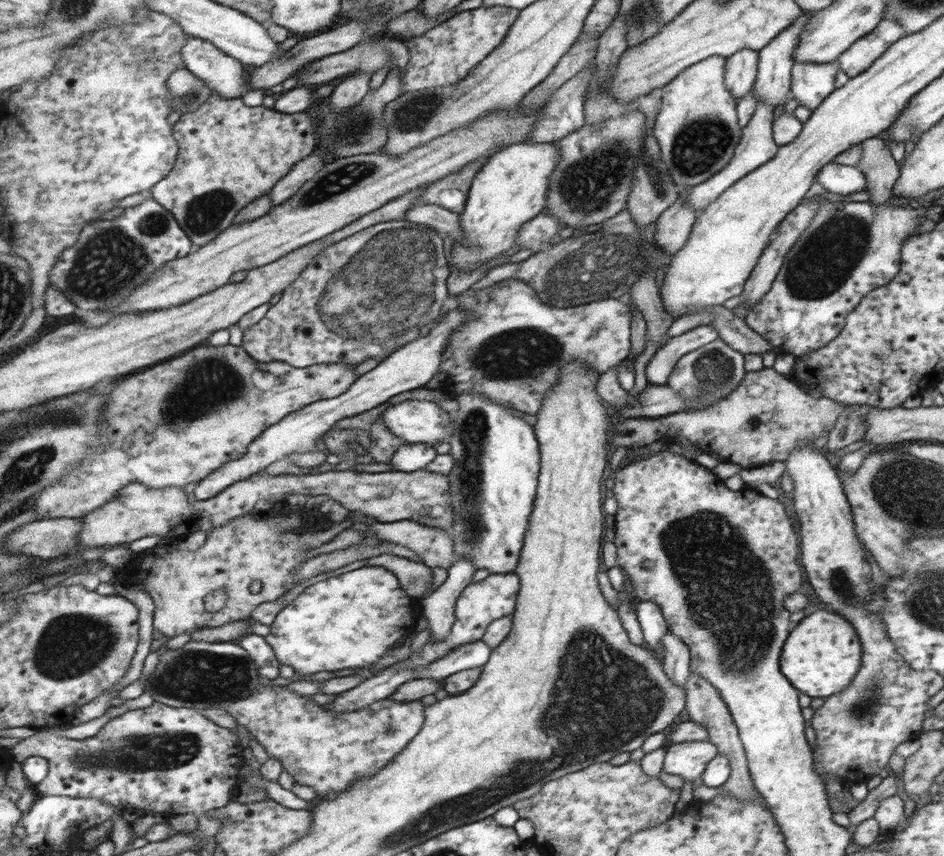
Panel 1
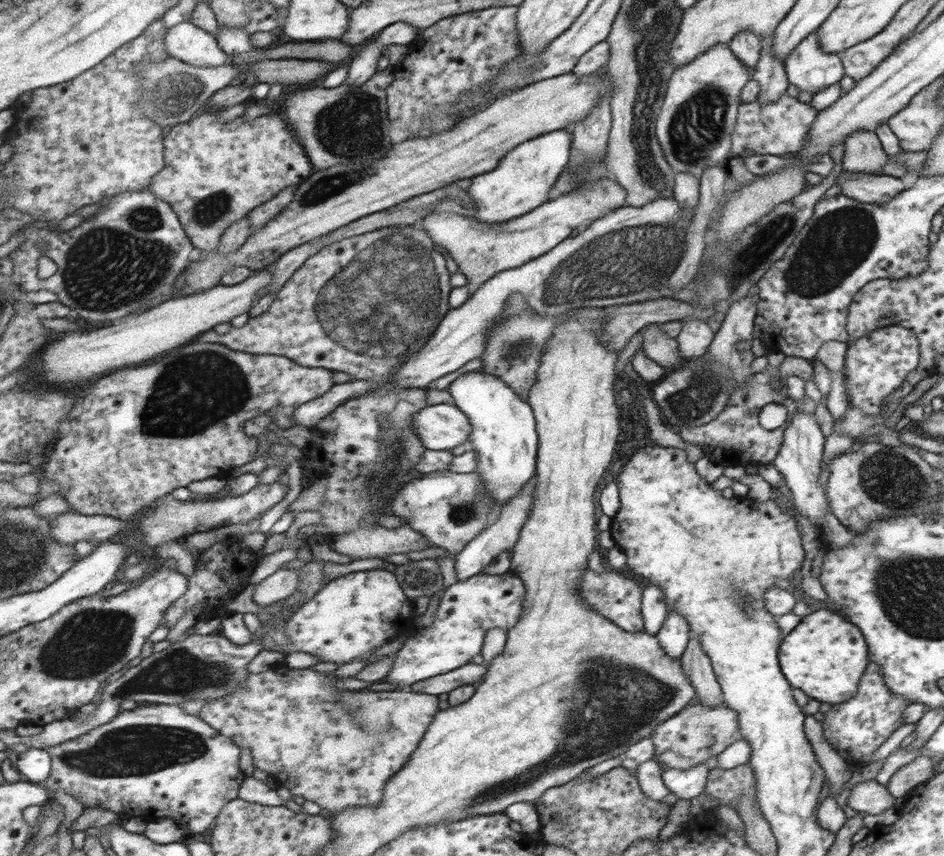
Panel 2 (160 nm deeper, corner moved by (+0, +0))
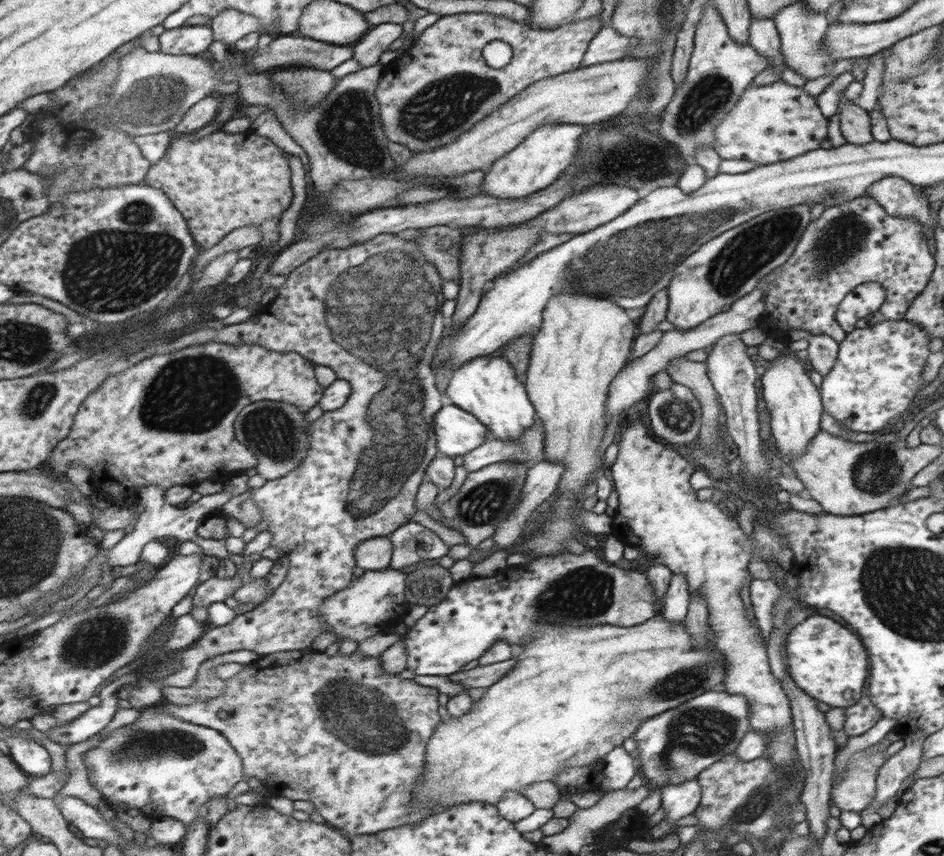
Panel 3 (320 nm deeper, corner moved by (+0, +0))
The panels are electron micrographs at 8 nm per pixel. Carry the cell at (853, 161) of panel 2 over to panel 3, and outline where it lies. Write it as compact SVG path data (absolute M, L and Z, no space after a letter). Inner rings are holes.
M844 92L840 96L840 125L844 138L850 144L870 144L873 140L871 133L871 119L869 114L860 106L854 106L845 98Z

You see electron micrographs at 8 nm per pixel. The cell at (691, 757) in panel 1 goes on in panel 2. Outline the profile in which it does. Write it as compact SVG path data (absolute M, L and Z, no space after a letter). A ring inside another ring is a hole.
M703 762L692 768L663 768L663 783L679 800L692 800L702 796L707 783L711 762Z

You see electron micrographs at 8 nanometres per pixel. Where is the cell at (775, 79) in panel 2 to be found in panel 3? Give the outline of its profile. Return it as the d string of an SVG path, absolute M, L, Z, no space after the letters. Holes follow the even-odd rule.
M751 16L751 23L749 26L749 42L752 47L754 47L761 55L767 56L769 58L769 66L772 67L778 74L779 80L782 75L782 70L784 70L785 59L781 54L781 38L779 37L777 28L775 27L775 22L772 19L758 18Z

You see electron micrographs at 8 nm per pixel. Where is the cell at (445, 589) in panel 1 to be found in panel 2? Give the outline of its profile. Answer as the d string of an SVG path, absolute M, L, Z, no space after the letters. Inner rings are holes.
M536 476L532 478L531 482L528 482L527 486L524 486L524 490L512 498L510 502L506 503L506 506L497 512L497 517L492 519L491 523L487 525L487 528L471 541L470 544L464 546L464 548L455 555L455 570L456 570L456 582L464 582L468 578L477 576L483 573L483 568L488 567L490 563L494 562L498 554L502 552L508 552L514 548L520 536L524 523L528 520L534 499L535 490L537 489Z

